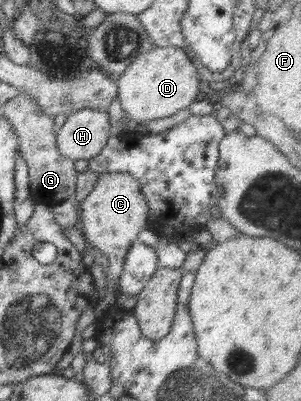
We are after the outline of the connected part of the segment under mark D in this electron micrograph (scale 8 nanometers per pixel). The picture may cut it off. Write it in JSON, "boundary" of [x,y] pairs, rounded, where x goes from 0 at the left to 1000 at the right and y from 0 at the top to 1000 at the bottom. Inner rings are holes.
{"boundary":[[[512,117],[445,145],[392,202],[389,242],[422,294],[465,312],[505,299],[542,297],[618,274],[664,232],[664,197],[648,162],[608,122]]]}

